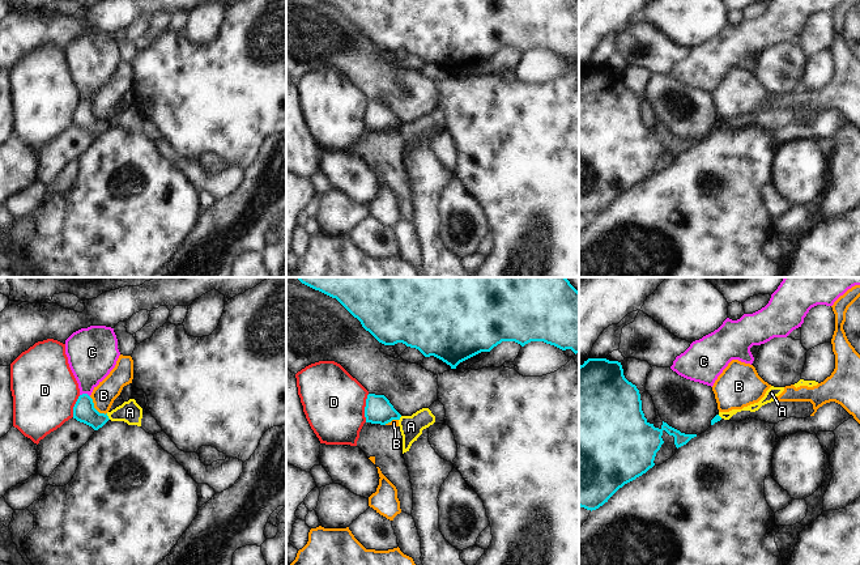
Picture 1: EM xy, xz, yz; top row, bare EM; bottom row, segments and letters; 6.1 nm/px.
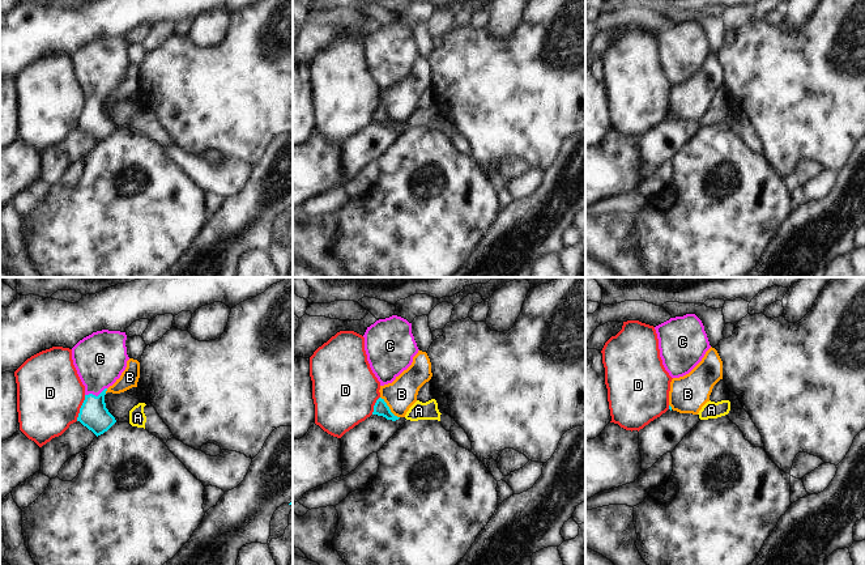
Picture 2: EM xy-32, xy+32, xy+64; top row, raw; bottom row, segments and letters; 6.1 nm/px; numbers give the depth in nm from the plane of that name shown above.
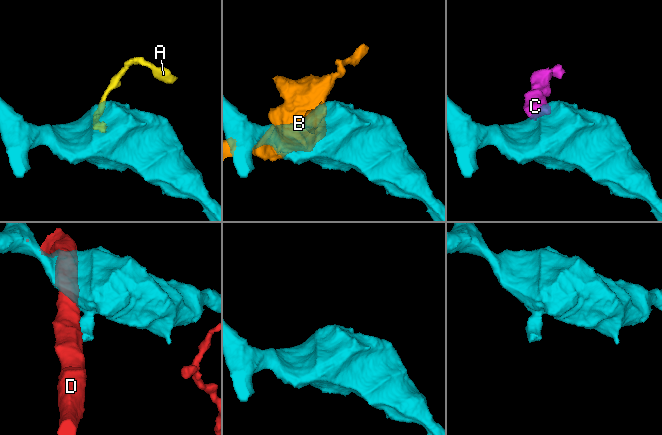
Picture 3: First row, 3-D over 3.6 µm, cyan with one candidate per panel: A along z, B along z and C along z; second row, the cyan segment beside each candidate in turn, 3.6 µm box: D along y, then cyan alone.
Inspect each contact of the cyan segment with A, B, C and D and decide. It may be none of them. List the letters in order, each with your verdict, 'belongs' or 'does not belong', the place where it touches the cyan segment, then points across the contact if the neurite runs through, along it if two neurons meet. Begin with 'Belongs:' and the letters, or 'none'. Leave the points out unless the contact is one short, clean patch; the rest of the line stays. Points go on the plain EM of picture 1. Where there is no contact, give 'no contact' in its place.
Belongs: C
A: does not belong | xy (107, 123) | along xy (106, 120), (110, 126)
B: does not belong | xy (93, 114) | along xy (89, 103), (93, 113), (105, 122)
C: belongs | xy (85, 101) | across xy (84, 118), (85, 101), (92, 62)
D: does not belong | xz (365, 115)

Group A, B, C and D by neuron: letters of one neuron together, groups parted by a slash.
A / B / C / D

